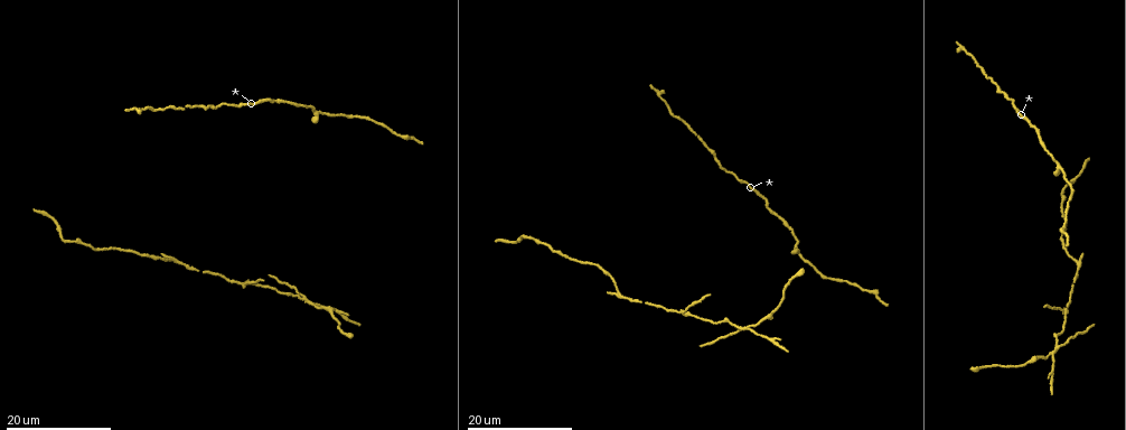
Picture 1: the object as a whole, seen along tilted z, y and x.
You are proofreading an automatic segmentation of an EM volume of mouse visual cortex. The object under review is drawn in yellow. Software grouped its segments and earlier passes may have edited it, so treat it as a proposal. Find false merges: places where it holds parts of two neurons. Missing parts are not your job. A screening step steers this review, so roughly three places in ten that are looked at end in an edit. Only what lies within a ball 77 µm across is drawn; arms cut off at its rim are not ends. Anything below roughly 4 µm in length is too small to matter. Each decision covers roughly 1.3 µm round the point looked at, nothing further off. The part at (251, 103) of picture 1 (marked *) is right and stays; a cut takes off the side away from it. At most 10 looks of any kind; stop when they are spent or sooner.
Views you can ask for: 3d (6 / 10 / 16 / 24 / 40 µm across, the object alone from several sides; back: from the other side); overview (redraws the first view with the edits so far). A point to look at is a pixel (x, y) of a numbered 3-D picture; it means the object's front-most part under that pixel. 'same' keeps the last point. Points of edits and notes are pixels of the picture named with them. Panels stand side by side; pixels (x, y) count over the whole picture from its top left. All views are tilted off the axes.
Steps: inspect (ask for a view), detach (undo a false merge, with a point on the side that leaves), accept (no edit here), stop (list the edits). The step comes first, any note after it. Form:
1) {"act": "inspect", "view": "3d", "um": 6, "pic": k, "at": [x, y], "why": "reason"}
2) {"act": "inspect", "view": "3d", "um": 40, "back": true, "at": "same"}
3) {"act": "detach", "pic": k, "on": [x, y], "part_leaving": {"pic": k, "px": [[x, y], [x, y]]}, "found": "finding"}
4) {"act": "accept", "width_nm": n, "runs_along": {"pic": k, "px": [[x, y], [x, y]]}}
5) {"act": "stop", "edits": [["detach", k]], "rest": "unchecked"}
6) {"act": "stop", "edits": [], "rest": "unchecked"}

{"act": "inspect", "view": "3d", "um": 24, "pic": 1, "at": [315, 115], "why": "branch point"}

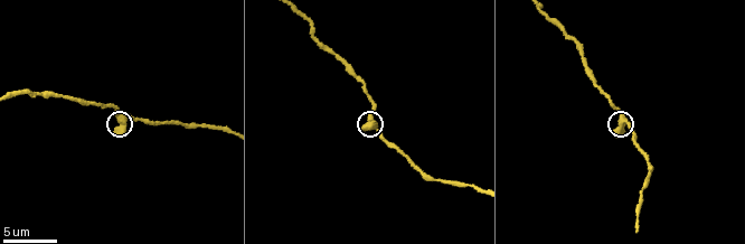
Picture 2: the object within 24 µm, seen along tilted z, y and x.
{"act": "inspect", "view": "3d", "um": 10, "pic": 2, "at": [625, 122]}

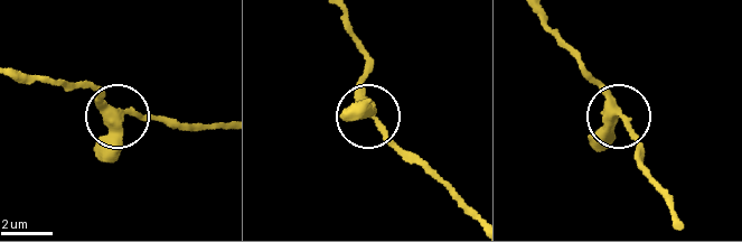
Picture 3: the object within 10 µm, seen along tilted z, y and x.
{"act": "accept", "arms": 3, "runs_along": {"pic": 3, "px": [[542, 15], [642, 151]]}, "found": "all the same neuron"}

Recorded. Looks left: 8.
{"act": "inspect", "view": "3d", "um": 24, "pic": 1, "at": [682, 314], "why": "three-way junction"}

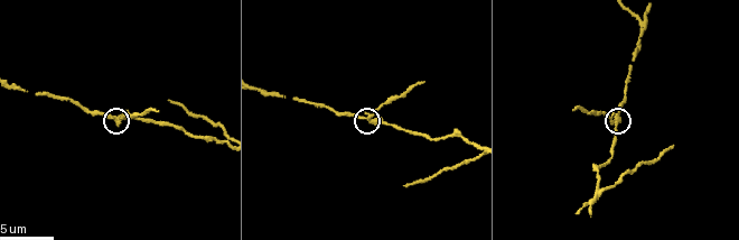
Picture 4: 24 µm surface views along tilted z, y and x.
{"act": "inspect", "view": "3d", "um": 6, "pic": 4, "at": [370, 120], "why": "zoom in"}

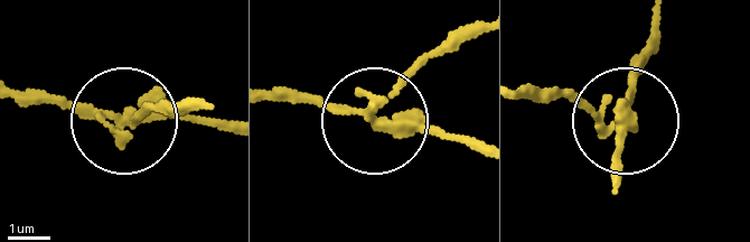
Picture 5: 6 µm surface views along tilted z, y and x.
{"act": "detach", "pic": 5, "on": [96, 119], "width_nm": 230, "part_leaving": {"pic": 5, "px": [[394, 124], [383, 104], [414, 71], [472, 38]]}, "found": "two neurons meet here"}

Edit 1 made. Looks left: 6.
{"act": "inspect", "view": "3d", "um": 16, "pic": 1, "at": [572, 258]}

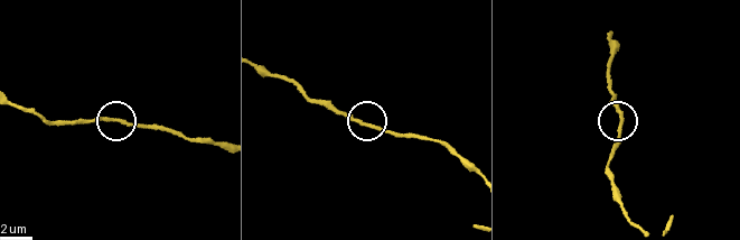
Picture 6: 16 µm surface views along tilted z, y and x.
{"act": "inspect", "view": "3d", "um": 6, "pic": 6, "at": [622, 118]}

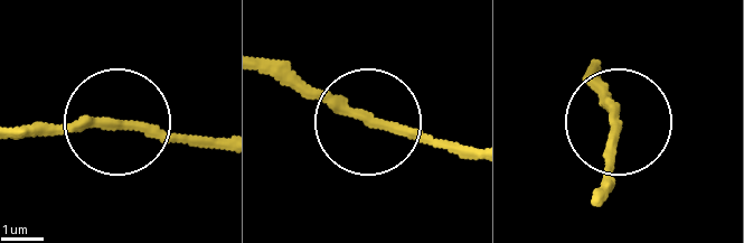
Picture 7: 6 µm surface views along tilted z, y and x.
{"act": "accept", "found": "one neuron here"}

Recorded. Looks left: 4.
{"act": "inspect", "view": "3d", "um": 6, "pic": 4, "at": [640, 34], "why": "narrows sharply"}

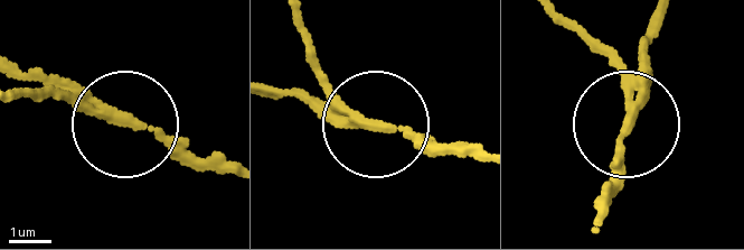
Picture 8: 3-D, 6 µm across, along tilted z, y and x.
{"act": "inspect", "view": "3d", "um": 6, "back": true, "pic": 8, "at": [137, 124], "why": "other side"}

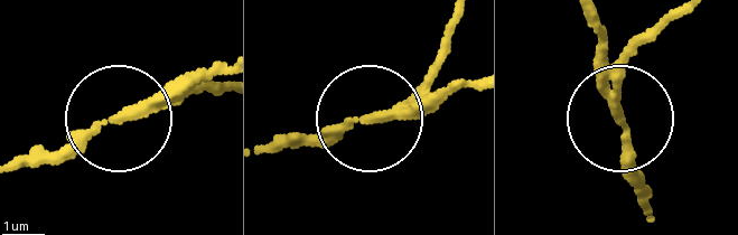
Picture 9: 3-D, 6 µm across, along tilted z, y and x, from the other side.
{"act": "detach", "pic": 9, "on": [204, 77], "part_leaving": {"pic": 9, "px": [[147, 109], [218, 77]]}, "found": "two neurons meet here"}

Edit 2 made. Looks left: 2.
{"act": "stop", "edits": [["detach", 5], ["detach", 9]], "rest": "unchecked"}

